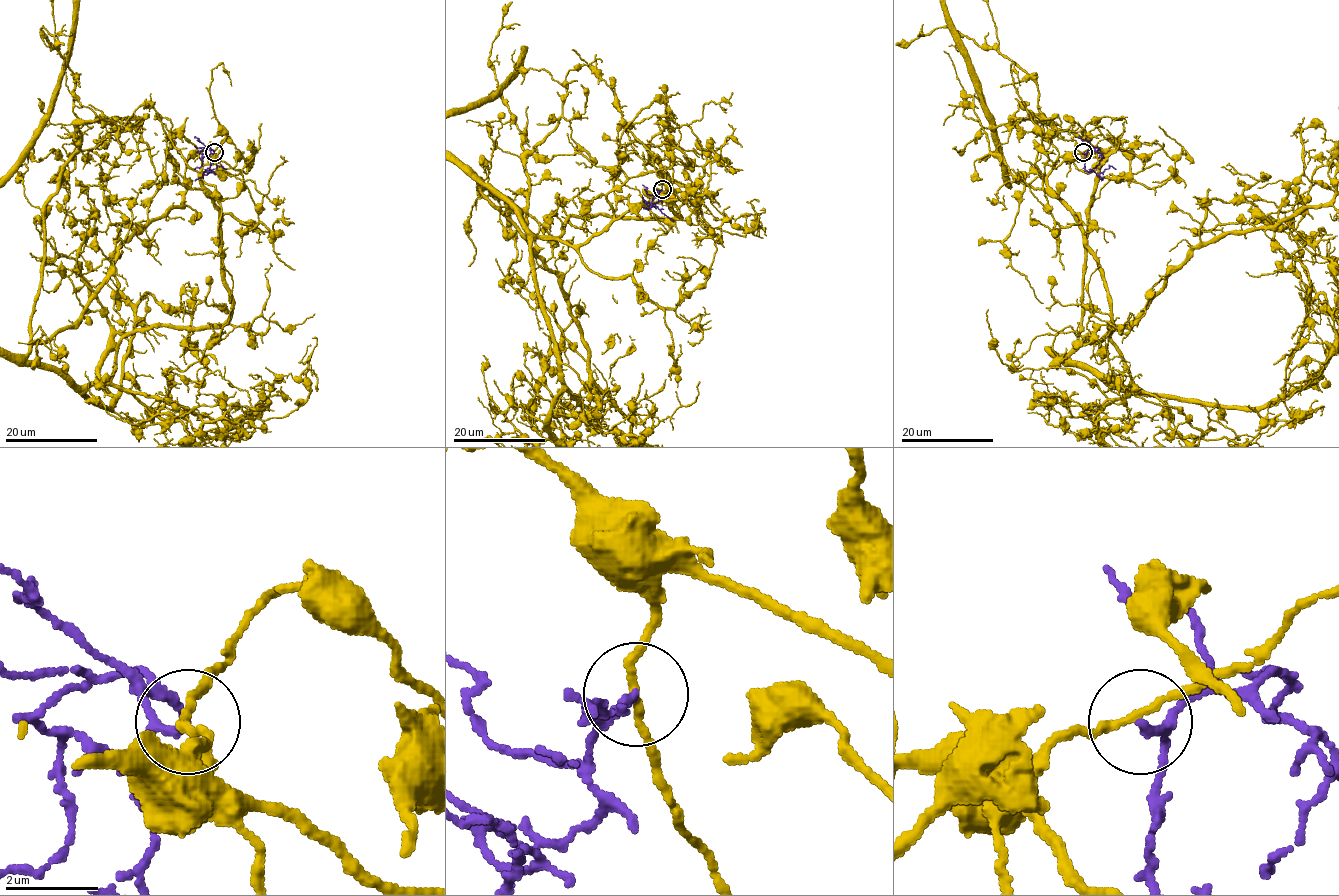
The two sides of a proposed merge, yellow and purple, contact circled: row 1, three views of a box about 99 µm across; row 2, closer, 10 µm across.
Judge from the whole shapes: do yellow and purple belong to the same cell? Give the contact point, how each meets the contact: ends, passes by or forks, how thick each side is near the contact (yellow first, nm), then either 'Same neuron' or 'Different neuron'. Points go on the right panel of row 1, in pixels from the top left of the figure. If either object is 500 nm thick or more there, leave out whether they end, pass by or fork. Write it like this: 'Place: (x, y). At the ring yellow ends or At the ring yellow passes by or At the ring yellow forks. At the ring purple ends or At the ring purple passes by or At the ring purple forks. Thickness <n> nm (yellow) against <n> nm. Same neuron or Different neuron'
Place: (1083, 152). At the ring yellow passes by. At the ring purple passes by. Thickness 150 nm (yellow) against 140 nm. Different neuron

